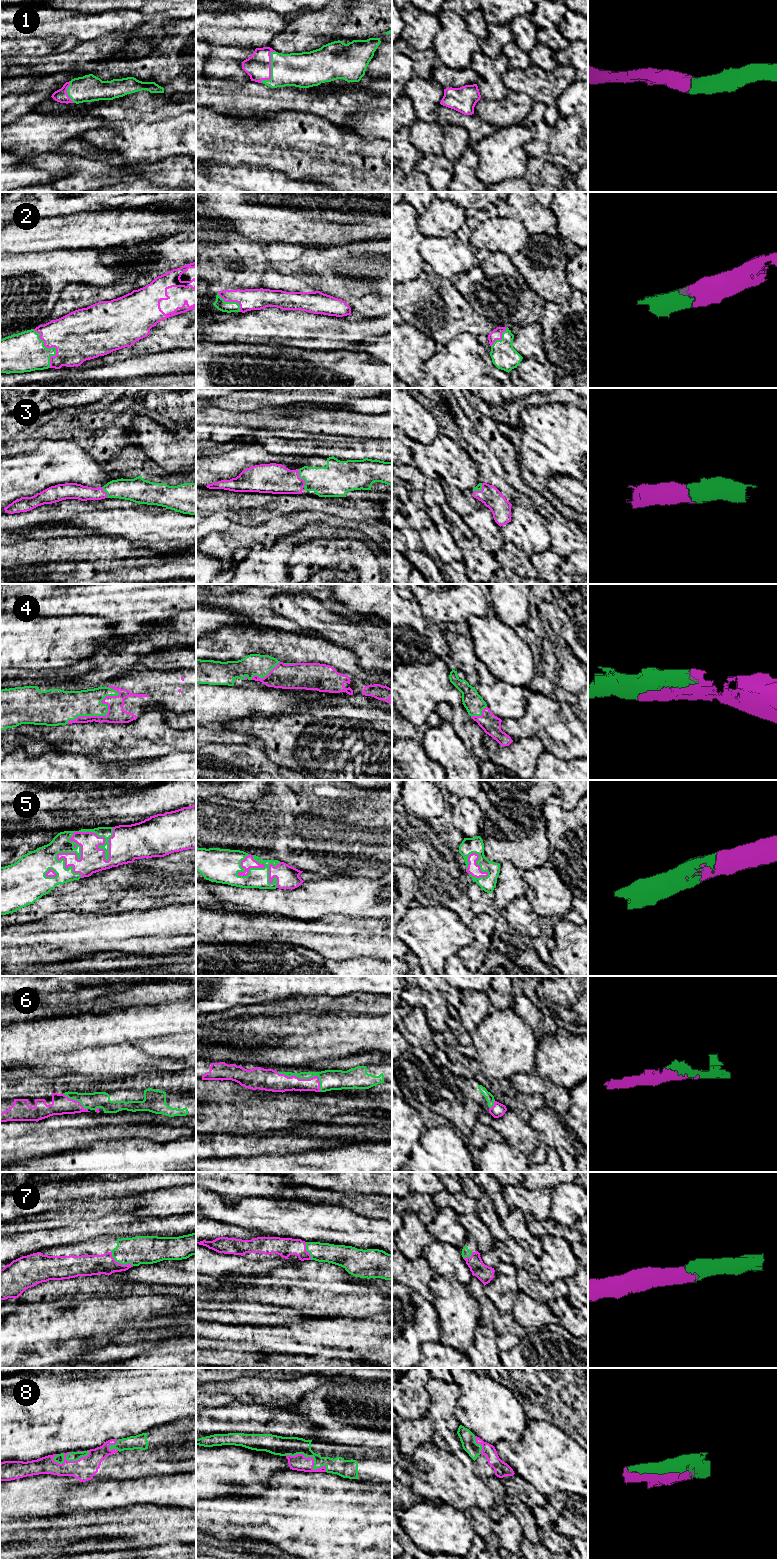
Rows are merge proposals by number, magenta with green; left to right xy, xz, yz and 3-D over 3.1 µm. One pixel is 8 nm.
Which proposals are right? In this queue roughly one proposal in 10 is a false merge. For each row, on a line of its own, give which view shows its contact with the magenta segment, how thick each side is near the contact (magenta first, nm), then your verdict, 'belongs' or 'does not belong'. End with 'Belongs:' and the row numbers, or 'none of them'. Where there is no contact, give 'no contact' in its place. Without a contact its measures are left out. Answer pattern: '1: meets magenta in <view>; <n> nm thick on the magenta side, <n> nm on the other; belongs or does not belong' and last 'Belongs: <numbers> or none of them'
1: meets magenta in xz; 200 nm thick on the magenta side, 280 nm on the other; belongs
2: meets magenta in xy; 400 nm thick on the magenta side, 320 nm on the other; belongs
3: meets magenta in xz; 240 nm thick on the magenta side, 260 nm on the other; belongs
4: meets magenta in xy; 140 nm thick on the magenta side, 200 nm on the other; belongs
5: meets magenta in xy; 190 nm thick on the magenta side, 140 nm on the other; belongs
6: meets magenta in xz; 160 nm thick on the magenta side, 160 nm on the other; belongs
7: meets magenta in xy; 170 nm thick on the magenta side, 220 nm on the other; belongs
8: meets magenta in xy; 180 nm thick on the magenta side, 80 nm on the other; belongs
Belongs: 1, 2, 3, 4, 5, 6, 7, 8

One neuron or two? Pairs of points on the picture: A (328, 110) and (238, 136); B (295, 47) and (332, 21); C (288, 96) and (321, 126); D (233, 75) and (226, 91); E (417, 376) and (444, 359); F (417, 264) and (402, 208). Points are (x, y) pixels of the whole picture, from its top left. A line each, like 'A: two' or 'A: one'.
A: two
B: one
C: two
D: two
E: two
F: one

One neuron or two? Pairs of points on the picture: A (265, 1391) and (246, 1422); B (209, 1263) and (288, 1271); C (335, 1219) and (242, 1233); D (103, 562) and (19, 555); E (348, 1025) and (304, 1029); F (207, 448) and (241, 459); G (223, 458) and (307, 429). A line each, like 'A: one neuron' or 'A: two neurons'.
A: two neurons
B: two neurons
C: two neurons
D: one neuron
E: one neuron
F: two neurons
G: two neurons

